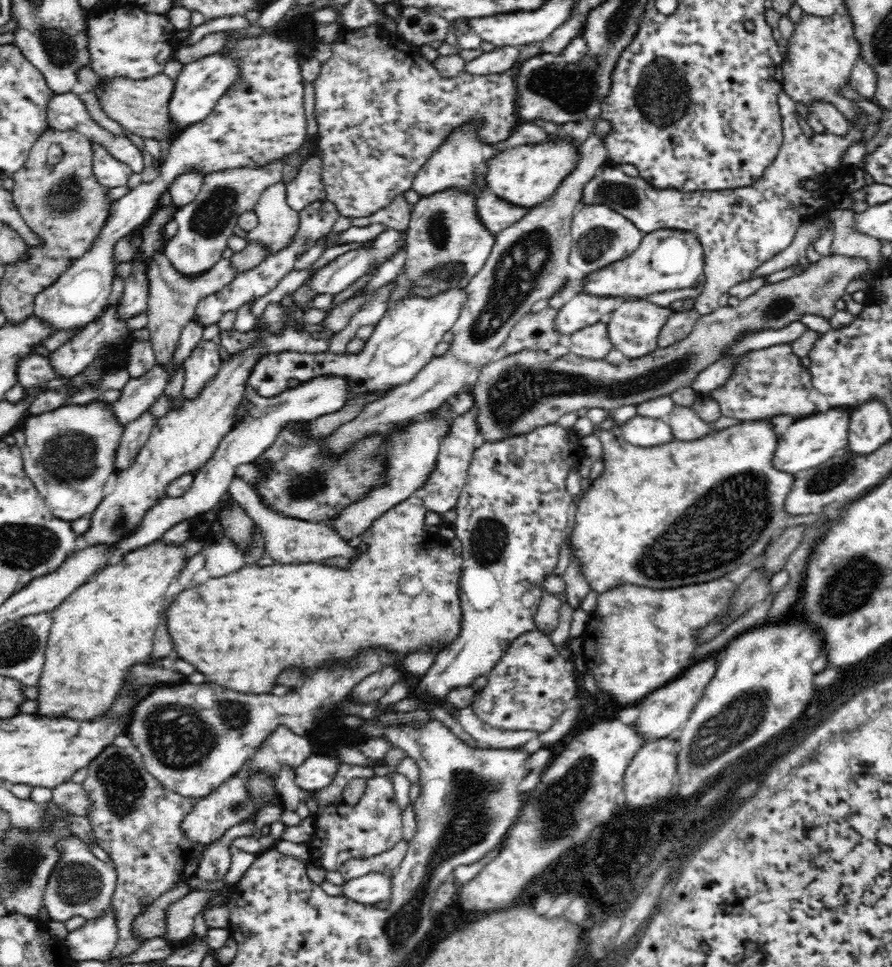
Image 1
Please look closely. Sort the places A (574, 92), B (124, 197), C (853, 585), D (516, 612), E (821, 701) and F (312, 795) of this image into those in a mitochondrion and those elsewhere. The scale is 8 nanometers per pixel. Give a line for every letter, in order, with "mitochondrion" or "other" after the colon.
A: mitochondrion
B: other
C: mitochondrion
D: other
E: other
F: other

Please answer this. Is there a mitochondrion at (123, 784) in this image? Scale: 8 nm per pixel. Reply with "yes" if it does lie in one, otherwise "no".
yes

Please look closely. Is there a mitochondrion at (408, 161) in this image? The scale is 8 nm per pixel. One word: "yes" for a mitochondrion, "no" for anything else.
no

